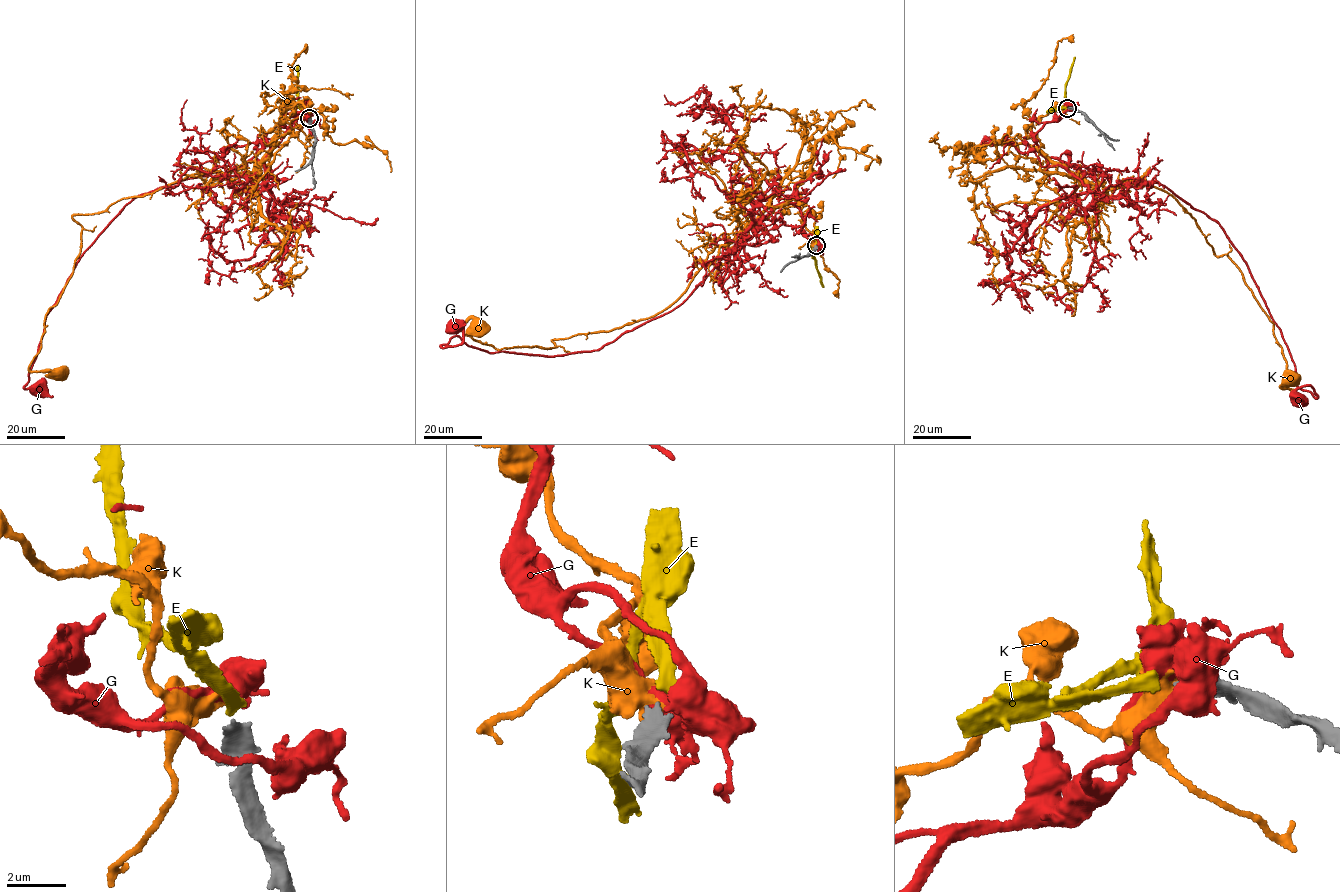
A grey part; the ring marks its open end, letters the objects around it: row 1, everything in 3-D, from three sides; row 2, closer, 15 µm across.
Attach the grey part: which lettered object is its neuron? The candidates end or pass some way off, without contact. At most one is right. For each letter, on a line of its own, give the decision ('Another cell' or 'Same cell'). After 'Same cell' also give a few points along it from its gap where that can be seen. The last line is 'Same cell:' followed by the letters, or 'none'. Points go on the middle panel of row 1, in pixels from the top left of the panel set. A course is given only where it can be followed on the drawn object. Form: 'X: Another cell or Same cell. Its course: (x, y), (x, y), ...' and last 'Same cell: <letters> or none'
E: Same cell. Its course: (816, 244), (815, 237), (810, 250), (823, 287)
G: Another cell
K: Another cell
Same cell: E

